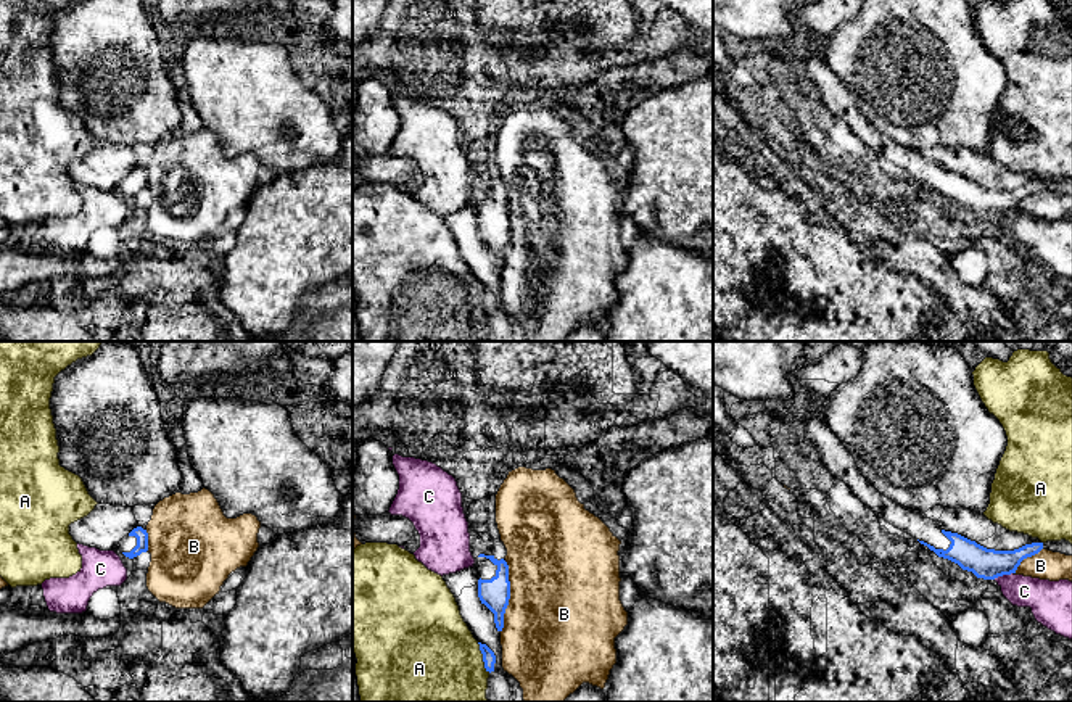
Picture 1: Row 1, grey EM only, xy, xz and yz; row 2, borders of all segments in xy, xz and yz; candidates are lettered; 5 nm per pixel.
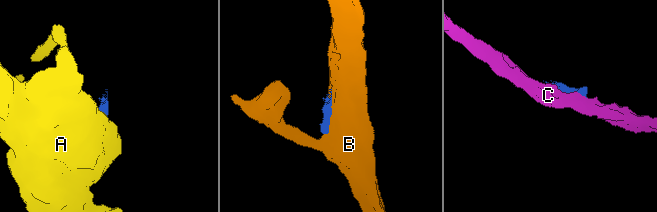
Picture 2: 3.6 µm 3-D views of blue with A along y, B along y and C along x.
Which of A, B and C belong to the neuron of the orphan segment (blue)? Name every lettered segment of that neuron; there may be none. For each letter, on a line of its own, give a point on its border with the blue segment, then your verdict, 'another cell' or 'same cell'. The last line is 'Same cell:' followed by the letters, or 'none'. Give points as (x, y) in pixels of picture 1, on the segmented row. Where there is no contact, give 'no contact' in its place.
A: contact xz (483, 657); another cell
B: contact xz (509, 596); another cell
C: contact yz (1003, 573); another cell
Same cell: none

